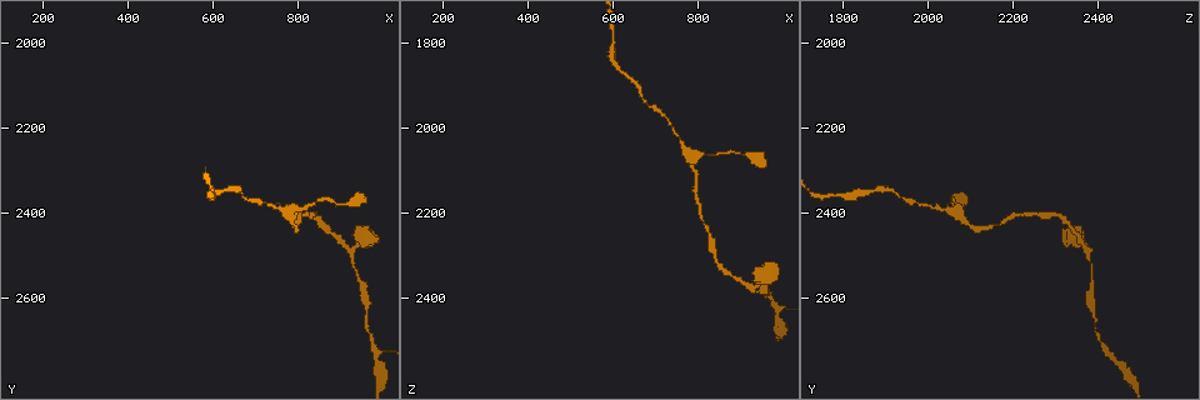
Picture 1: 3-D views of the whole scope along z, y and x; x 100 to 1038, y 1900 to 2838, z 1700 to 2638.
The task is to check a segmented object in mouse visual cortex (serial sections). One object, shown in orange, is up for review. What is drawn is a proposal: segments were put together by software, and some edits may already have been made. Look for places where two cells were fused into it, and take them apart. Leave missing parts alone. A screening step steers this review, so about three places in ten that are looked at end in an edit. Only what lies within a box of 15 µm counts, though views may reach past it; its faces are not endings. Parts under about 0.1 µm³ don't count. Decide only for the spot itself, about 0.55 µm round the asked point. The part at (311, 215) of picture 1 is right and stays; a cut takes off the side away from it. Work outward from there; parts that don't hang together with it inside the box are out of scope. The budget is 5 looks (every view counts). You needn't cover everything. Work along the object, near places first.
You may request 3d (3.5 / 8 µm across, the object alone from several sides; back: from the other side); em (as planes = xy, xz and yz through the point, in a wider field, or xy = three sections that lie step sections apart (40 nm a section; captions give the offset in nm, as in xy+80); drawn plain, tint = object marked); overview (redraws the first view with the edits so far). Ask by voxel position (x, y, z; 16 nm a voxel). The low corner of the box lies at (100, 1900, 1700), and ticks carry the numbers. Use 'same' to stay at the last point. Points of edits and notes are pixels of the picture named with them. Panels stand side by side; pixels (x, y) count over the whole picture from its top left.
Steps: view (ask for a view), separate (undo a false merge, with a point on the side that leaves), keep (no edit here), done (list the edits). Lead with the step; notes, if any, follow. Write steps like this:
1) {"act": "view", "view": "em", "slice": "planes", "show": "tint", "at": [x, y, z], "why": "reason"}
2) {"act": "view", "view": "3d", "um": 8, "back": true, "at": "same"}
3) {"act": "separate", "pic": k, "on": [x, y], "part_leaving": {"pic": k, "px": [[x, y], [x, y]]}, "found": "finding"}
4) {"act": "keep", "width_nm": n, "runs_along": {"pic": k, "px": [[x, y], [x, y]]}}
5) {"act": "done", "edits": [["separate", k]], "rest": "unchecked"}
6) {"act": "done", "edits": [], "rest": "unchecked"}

{"act": "view", "view": "3d", "um": 8, "at": [930, 2485, 2370], "why": "abrupt turn"}

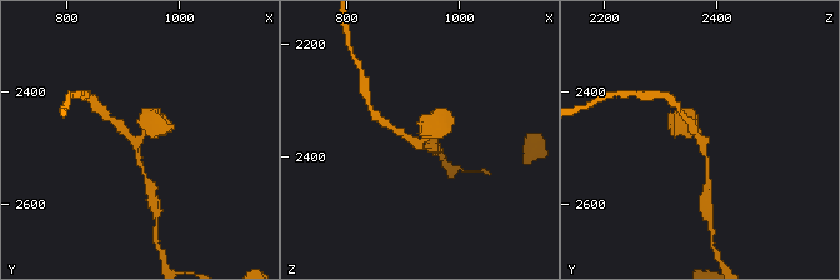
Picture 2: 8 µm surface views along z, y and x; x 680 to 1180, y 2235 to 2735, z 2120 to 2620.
{"act": "view", "view": "3d", "um": 3.5, "back": true, "at": [920, 2490, 2380]}

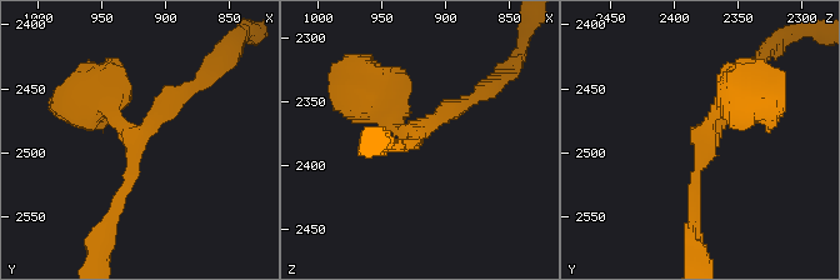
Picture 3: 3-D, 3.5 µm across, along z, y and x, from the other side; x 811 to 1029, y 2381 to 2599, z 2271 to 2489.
{"act": "view", "view": "em", "slice": "xy", "step": 5, "show": "tint", "at": [924, 2490, 2376], "arms": 3, "arm_widths_nm": [150, 200, 350]}

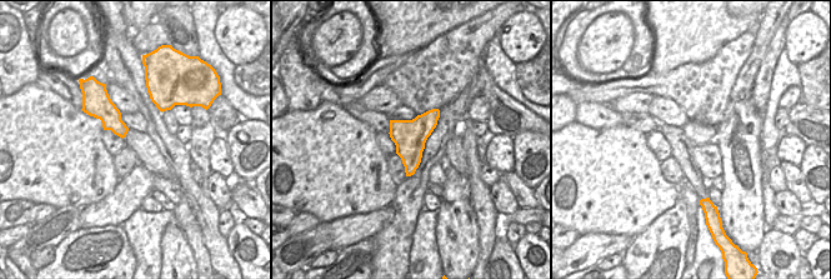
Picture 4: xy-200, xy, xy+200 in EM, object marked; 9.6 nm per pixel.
{"act": "keep", "runs_along": {"pic": 3, "px": [[196, 85], [135, 139], [116, 215]]}, "found": "all the same cell"}

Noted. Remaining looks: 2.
{"act": "view", "view": "3d", "um": 3.5, "at": [985, 2725, 2420], "why": "a fork"}

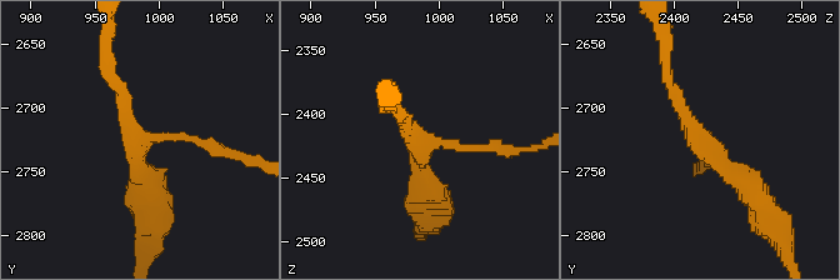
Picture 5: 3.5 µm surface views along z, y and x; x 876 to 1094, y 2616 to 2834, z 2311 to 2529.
{"act": "view", "view": "em", "slice": "xy", "step": 5, "show": "tint", "at": [984, 2724, 2422], "arms": 3, "arm_widths_nm": [150, 150, 250], "why": "shape alone is not enough"}

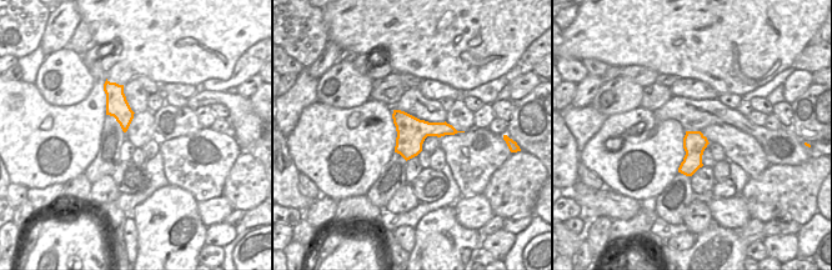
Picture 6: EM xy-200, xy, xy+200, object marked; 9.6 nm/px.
{"act": "keep", "runs_along": {"pic": 5, "px": [[666, 73], [691, 126], [759, 199]]}, "found": "one cell here"}

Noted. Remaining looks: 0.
{"act": "done", "edits": [], "rest": "unchecked"}

